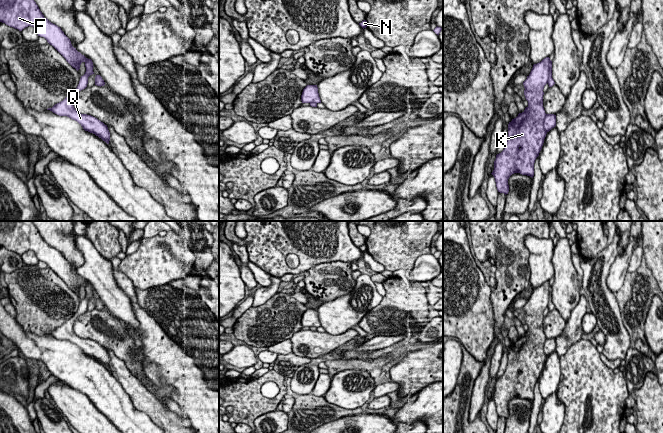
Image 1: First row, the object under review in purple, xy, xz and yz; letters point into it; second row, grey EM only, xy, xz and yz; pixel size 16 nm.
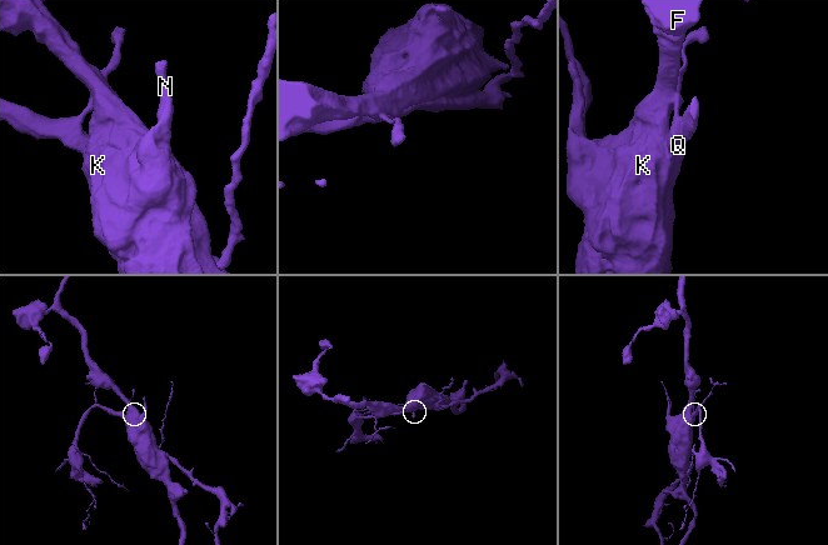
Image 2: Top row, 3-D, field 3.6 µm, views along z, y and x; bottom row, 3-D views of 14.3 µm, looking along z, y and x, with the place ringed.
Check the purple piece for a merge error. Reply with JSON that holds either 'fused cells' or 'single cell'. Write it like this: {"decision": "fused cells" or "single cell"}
{"decision": "fused cells"}

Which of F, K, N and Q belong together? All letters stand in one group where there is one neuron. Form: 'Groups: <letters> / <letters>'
Groups: F K N / Q

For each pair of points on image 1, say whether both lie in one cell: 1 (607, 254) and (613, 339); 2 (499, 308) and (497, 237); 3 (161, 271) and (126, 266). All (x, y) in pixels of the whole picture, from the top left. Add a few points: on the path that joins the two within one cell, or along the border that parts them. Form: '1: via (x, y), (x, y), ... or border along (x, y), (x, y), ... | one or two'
1: via (602, 276), (602, 287), (618, 320) | one
2: via (505, 290), (505, 255) | one
3: via (152, 266), (135, 266) | one

